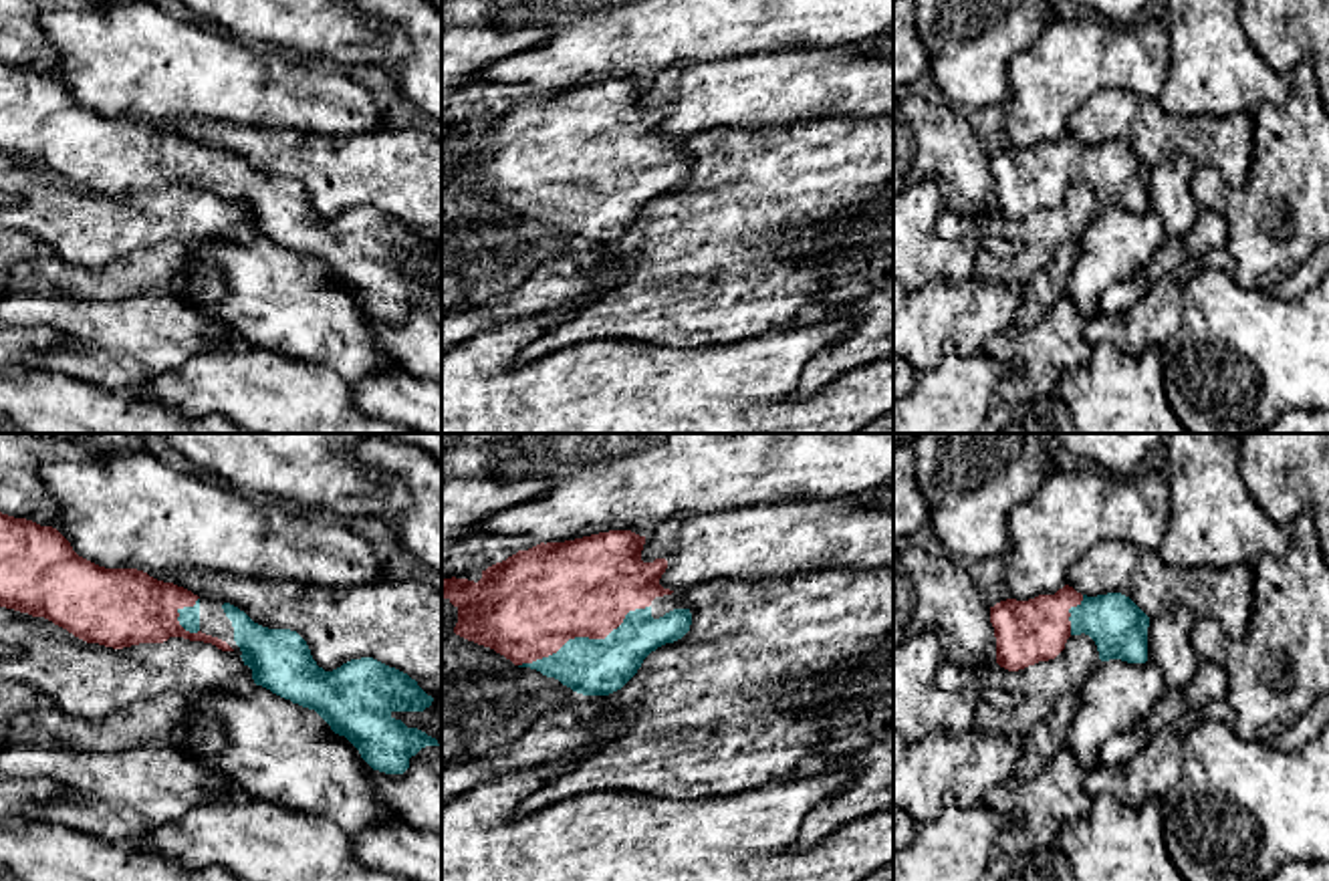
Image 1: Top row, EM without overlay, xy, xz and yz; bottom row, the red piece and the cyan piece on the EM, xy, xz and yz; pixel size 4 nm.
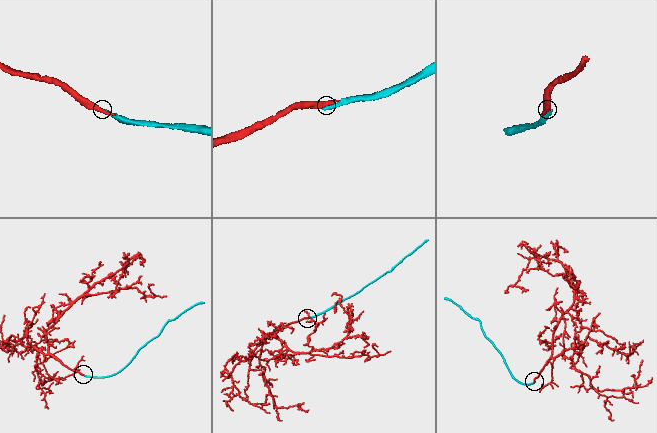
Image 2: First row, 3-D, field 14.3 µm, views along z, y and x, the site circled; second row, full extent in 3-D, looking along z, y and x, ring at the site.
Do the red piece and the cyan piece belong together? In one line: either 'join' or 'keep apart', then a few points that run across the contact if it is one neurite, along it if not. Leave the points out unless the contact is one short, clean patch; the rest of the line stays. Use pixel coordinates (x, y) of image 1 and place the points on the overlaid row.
join

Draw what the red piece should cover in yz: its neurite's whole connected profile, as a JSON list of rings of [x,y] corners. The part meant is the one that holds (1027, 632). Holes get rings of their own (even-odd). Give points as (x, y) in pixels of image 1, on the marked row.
[[[1065,585],[1055,595],[990,607],[996,663],[1018,671],[1055,659],[1071,635],[1089,635],[1101,661],[1147,661],[1150,617],[1125,595],[1087,597]]]

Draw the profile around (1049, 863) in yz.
[[[1053,843],[1041,851],[1022,855],[994,851],[982,881],[1075,881],[1075,877],[1067,855]]]

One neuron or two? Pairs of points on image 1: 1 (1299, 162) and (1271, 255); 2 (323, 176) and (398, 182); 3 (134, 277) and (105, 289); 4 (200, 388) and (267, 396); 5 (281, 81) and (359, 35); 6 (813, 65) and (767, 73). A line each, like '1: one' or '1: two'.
1: one
2: one
3: one
4: one
5: two
6: one

